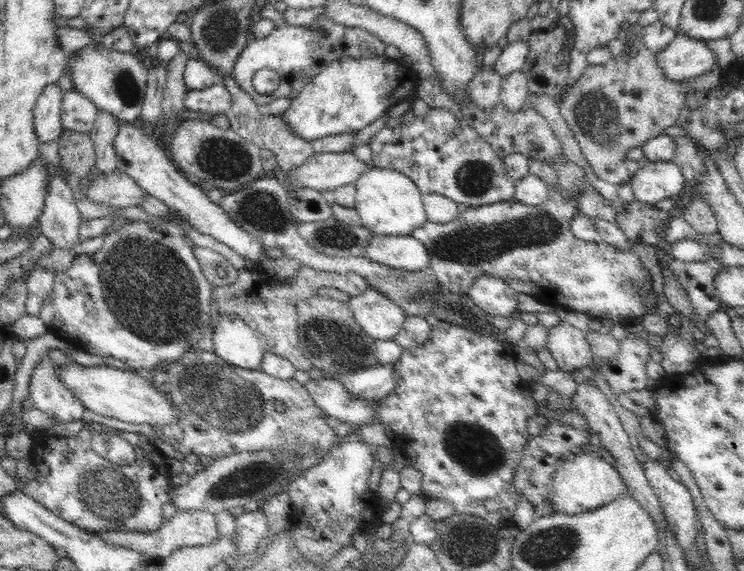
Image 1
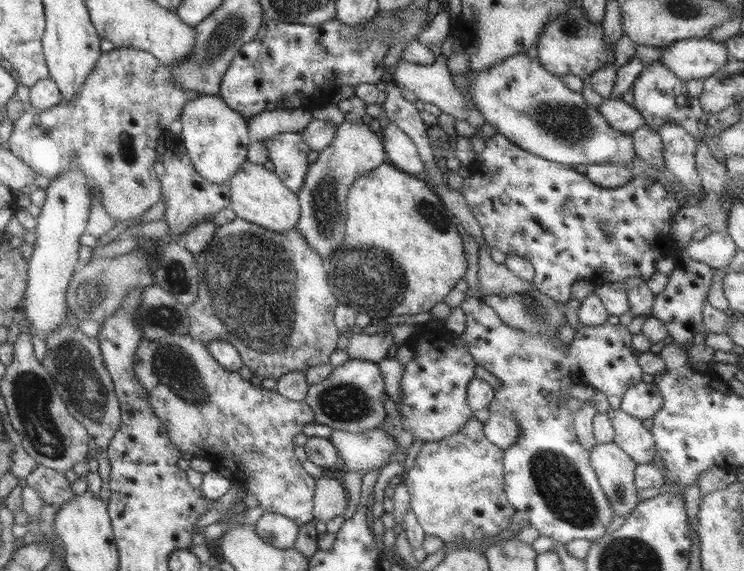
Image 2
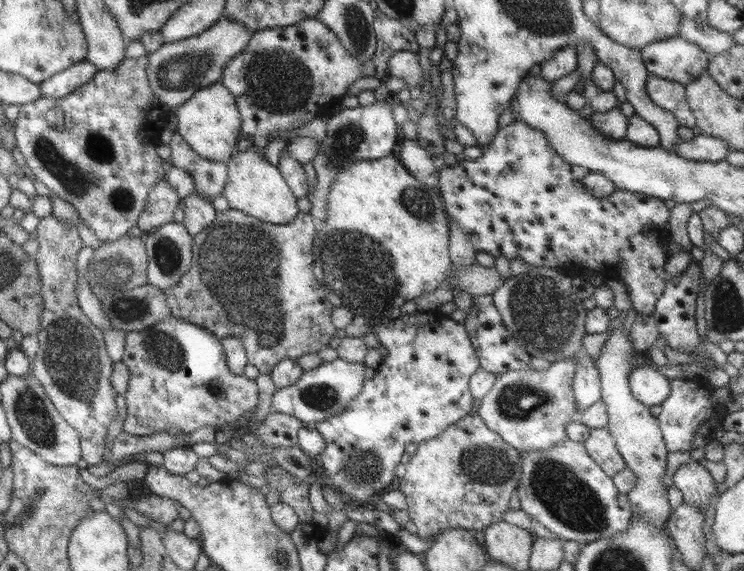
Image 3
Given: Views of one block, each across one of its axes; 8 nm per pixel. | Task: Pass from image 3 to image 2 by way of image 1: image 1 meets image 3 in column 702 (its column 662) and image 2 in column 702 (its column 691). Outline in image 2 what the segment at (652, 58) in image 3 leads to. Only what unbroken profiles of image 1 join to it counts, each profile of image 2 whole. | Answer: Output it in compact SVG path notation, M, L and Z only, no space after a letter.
M709 37L676 41L662 48L660 62L678 78L690 81L708 78L728 64L728 50Z

